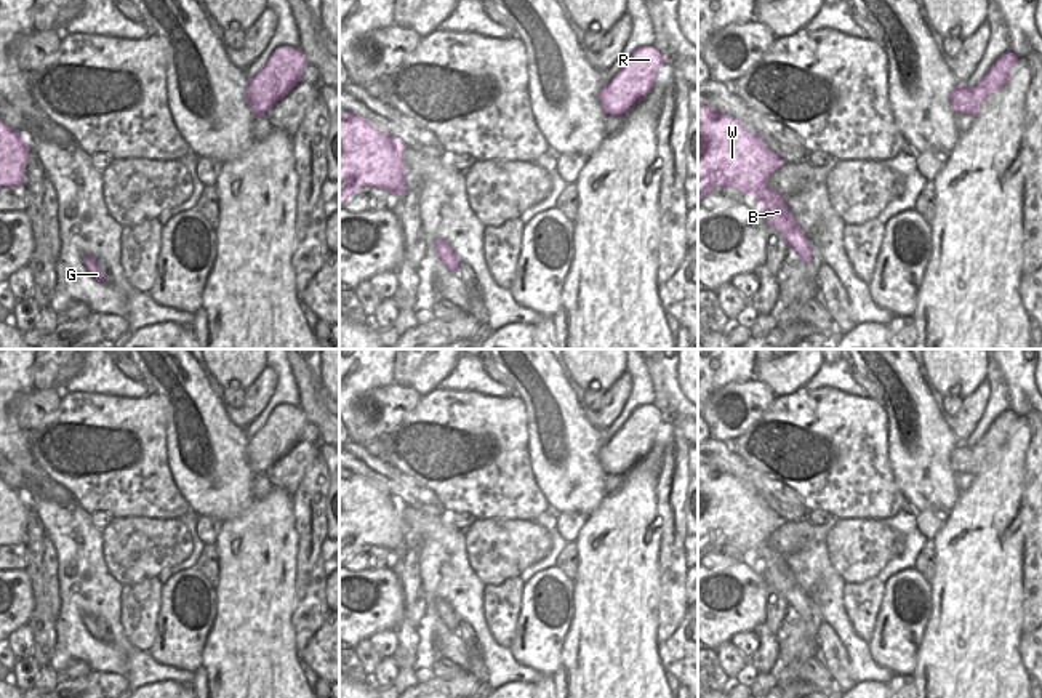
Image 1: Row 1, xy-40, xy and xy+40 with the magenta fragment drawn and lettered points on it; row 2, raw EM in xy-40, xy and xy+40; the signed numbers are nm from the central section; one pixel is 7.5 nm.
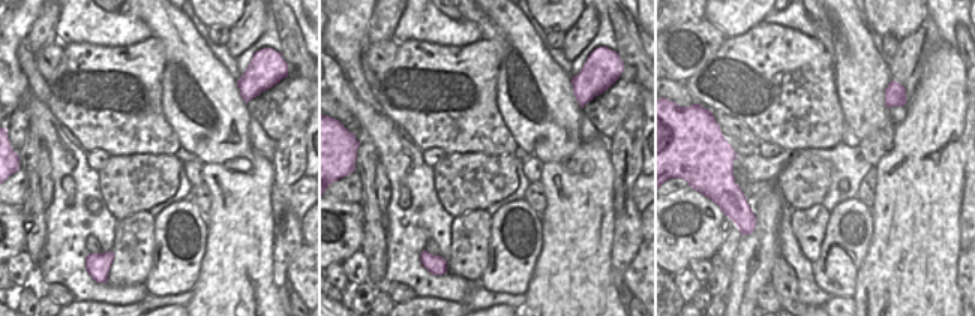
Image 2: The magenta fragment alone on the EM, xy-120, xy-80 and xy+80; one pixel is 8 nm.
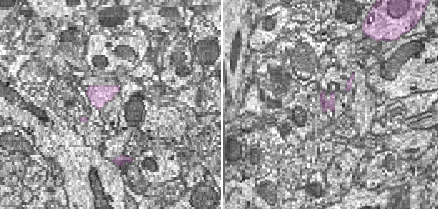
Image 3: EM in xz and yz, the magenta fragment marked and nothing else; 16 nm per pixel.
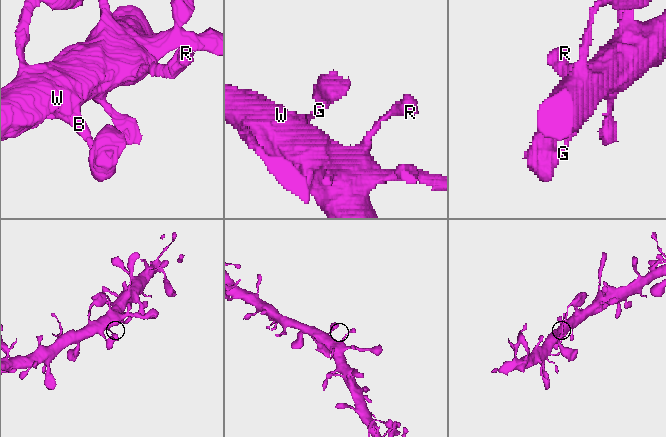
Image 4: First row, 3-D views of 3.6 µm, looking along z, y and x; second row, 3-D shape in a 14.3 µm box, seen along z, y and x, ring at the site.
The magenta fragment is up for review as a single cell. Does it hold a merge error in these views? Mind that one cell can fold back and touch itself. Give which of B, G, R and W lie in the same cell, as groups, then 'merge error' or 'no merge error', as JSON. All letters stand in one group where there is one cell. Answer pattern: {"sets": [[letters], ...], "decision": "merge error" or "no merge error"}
{"sets": [["B", "G", "R", "W"]], "decision": "no merge error"}

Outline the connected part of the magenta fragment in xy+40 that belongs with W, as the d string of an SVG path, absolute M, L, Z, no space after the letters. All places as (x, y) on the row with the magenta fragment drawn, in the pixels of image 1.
M698 106L698 207L719 187L735 187L760 205L760 216L775 227L788 247L810 264L808 240L784 199L767 187L786 162L765 141L747 131L736 118L714 107Z

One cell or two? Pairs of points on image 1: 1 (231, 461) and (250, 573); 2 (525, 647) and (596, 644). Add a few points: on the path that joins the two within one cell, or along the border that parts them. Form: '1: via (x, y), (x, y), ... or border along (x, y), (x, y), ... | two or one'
1: border along (256, 498), (248, 508), (224, 522) | two
2: border along (575, 610), (565, 634), (559, 666), (551, 674) | two

